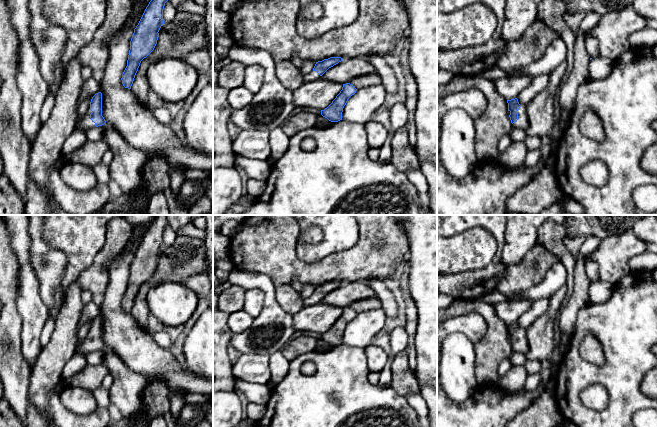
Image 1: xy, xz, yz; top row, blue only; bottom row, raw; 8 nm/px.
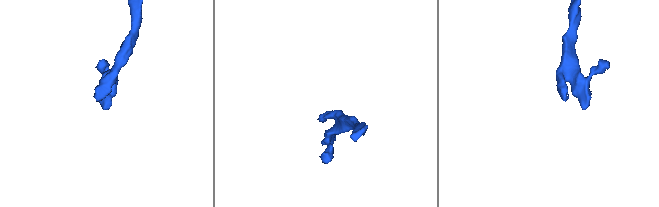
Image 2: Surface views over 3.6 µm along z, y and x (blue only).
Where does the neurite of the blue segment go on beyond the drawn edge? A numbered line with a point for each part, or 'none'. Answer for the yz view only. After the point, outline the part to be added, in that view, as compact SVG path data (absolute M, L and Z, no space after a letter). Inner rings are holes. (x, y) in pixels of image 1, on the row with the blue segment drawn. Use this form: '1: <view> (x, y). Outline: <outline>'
1: yz (522, 123). Outline: M521 105L521 107L517 111L518 120L512 124L514 128L519 128L525 130L528 127L528 118L526 112L526 106Z

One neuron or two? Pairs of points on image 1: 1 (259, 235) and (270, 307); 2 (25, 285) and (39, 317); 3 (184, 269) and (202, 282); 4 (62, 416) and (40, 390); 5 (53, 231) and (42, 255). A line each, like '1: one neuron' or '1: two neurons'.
1: two neurons
2: one neuron
3: two neurons
4: two neurons
5: two neurons

